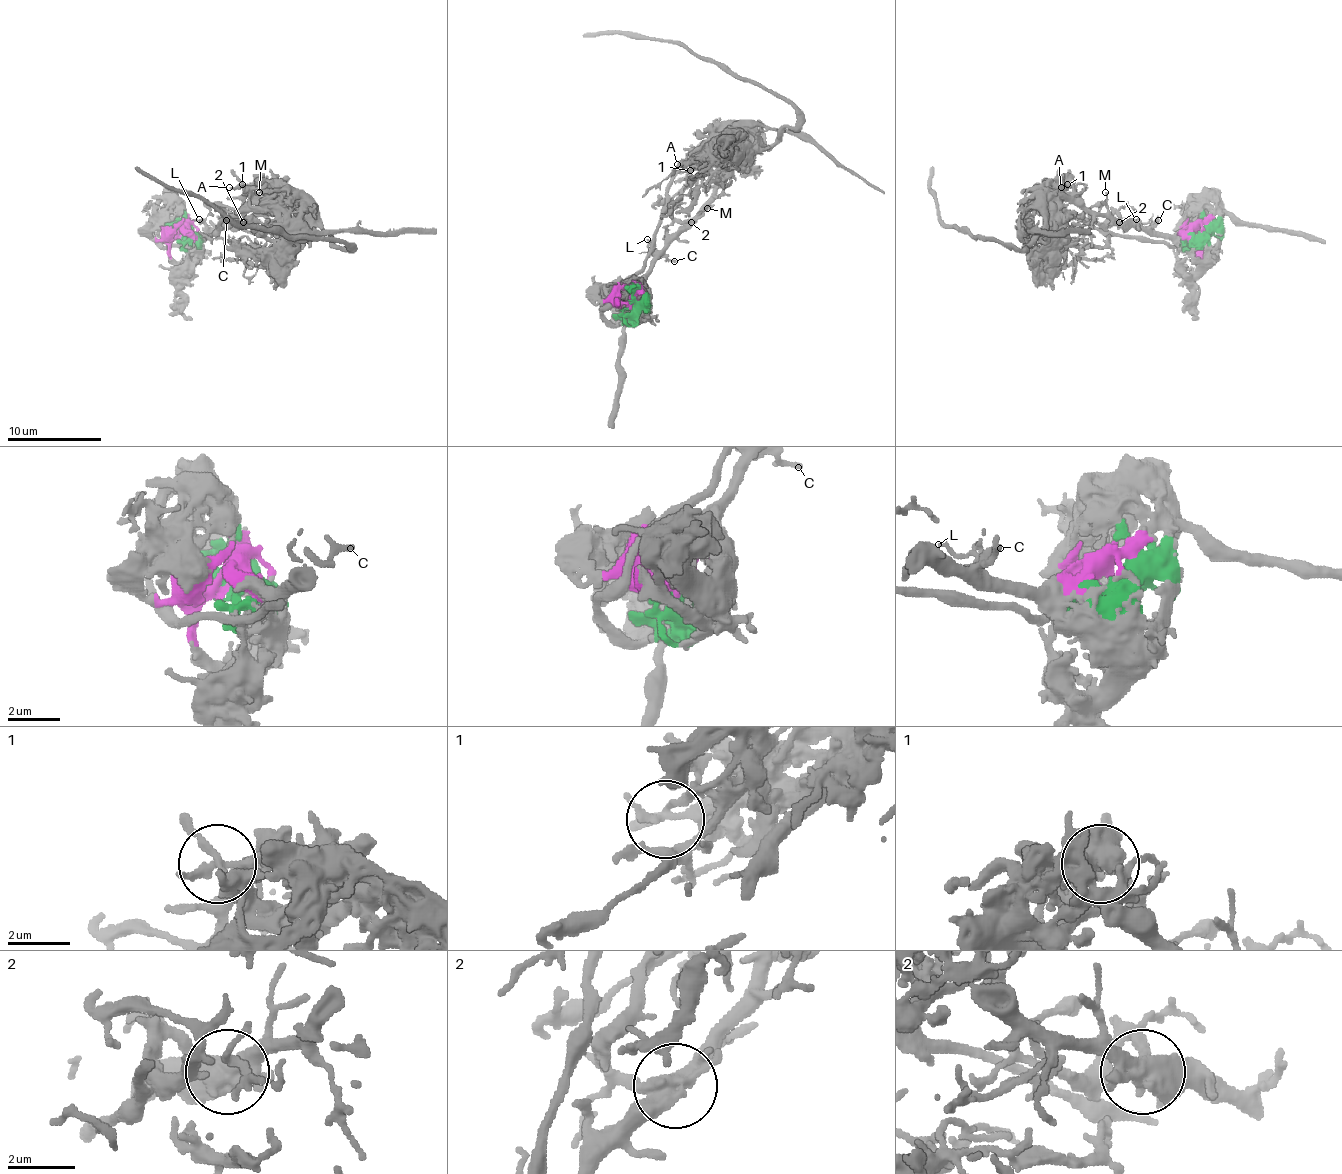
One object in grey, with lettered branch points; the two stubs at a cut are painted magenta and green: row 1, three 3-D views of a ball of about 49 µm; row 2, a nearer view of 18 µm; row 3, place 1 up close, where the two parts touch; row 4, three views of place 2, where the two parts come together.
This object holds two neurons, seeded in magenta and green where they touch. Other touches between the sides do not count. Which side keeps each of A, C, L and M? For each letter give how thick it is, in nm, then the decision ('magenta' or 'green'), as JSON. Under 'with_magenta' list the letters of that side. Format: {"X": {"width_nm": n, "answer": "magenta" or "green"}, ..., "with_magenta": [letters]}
{"A": {"width_nm": 190, "answer": "green"}, "C": {"width_nm": 260, "answer": "magenta"}, "L": {"width_nm": 130, "answer": "magenta"}, "M": {"width_nm": 140, "answer": "magenta"}, "with_magenta": ["C", "L", "M"]}

